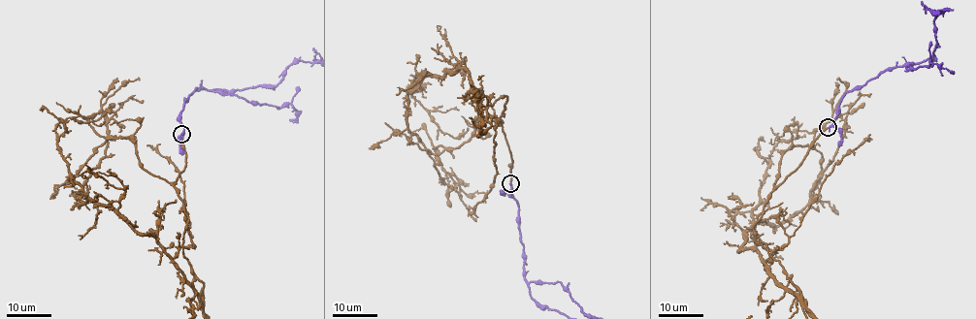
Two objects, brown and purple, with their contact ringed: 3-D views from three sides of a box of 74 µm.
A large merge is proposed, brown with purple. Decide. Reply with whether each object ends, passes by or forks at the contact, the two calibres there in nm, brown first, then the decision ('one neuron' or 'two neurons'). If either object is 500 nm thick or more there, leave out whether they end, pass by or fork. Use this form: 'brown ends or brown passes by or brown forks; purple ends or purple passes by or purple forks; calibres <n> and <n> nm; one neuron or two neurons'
brown ends; purple ends; calibres 240 and 320 nm; one neuron

